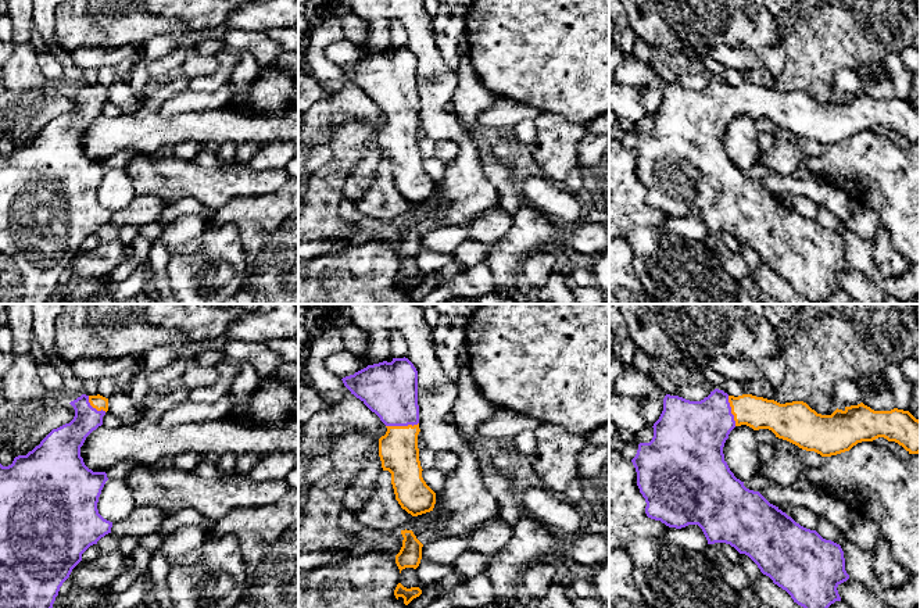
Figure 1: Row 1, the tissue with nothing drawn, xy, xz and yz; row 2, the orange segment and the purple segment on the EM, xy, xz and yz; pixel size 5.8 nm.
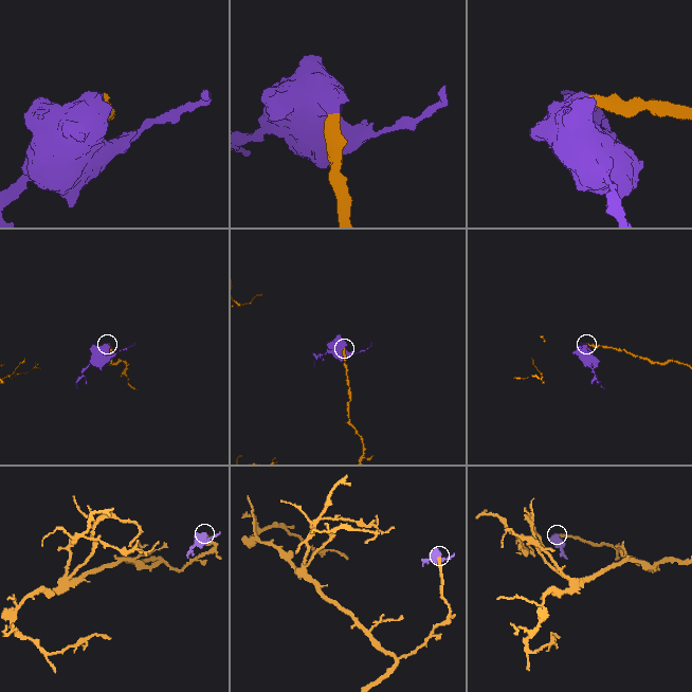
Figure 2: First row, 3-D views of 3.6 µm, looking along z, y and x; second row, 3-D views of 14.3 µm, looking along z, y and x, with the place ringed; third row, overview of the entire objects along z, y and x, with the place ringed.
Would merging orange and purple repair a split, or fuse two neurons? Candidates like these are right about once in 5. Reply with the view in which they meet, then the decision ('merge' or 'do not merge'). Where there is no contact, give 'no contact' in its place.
meets orange in xz; merge

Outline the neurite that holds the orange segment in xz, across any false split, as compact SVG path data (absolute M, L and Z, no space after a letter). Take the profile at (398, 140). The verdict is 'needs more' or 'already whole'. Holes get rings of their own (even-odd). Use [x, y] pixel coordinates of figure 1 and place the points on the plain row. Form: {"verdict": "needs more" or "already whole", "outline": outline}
{"verdict": "needs more", "outline": "M408 47L368 54L341 68L380 110L387 121L379 128L383 160L391 162L395 189L412 205L433 200L436 182L422 167L418 124L418 60Z"}

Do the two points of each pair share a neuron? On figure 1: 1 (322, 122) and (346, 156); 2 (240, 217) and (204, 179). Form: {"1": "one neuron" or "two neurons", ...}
{"1": "two neurons", "2": "two neurons"}

